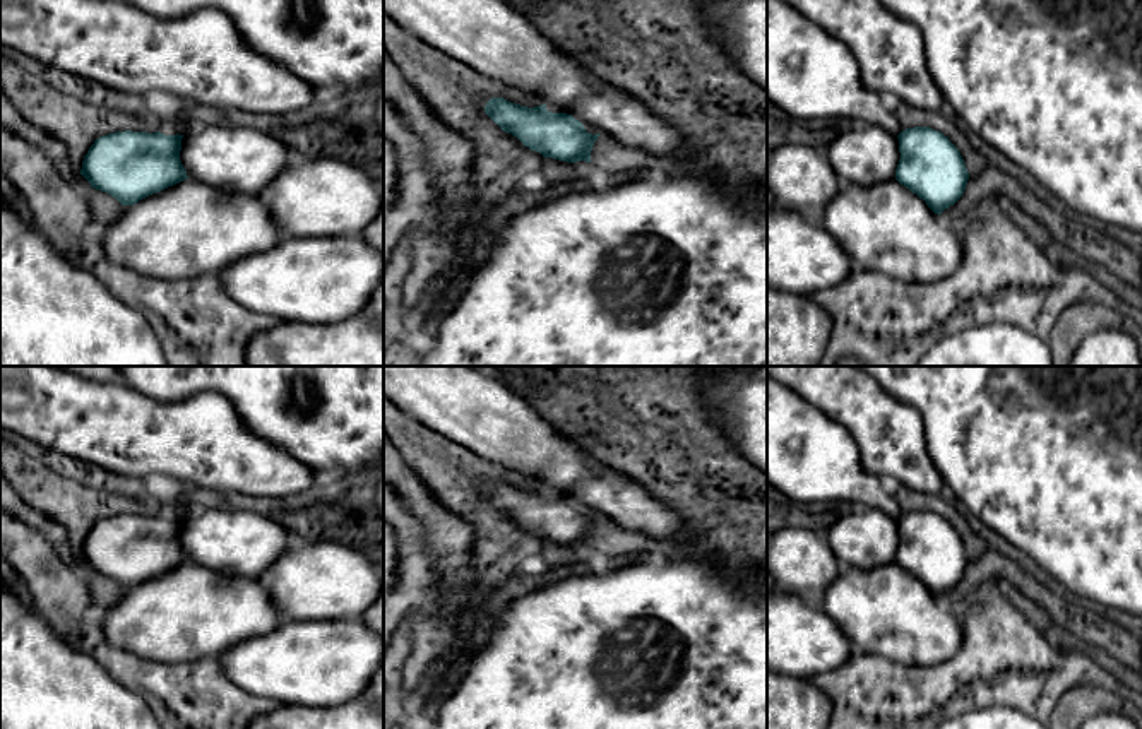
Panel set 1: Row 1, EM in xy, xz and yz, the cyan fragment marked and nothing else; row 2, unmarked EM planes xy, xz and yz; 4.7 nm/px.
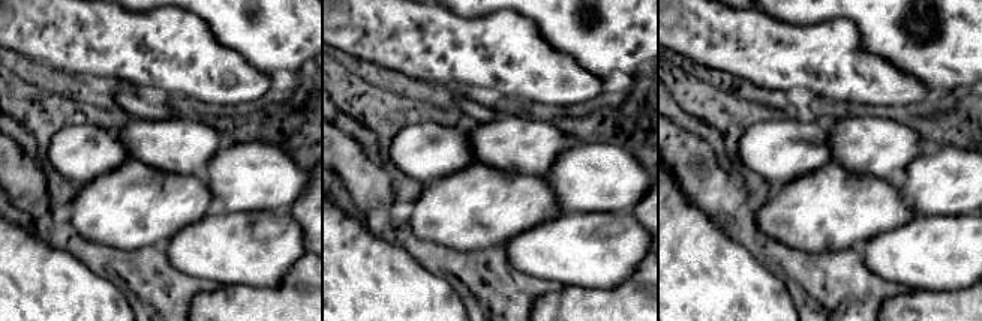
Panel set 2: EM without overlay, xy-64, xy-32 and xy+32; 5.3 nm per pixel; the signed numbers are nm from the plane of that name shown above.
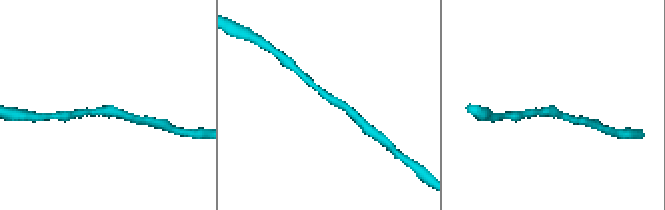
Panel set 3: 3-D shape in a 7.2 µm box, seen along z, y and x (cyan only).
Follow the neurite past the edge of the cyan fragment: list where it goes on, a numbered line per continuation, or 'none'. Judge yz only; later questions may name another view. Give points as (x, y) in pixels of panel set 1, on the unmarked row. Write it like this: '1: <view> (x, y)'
1: yz (865, 539)

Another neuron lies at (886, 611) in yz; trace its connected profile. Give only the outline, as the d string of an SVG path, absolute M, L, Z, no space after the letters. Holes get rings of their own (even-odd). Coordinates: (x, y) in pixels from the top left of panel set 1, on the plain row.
M895 561L861 570L844 566L824 590L820 608L846 633L854 652L887 657L892 662L937 666L952 659L962 643L962 621L923 582Z

